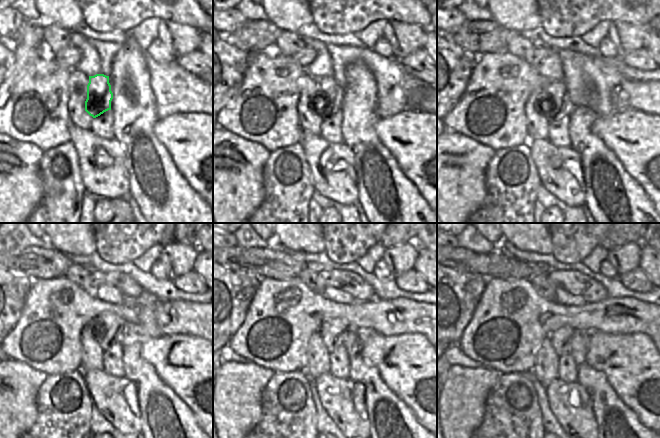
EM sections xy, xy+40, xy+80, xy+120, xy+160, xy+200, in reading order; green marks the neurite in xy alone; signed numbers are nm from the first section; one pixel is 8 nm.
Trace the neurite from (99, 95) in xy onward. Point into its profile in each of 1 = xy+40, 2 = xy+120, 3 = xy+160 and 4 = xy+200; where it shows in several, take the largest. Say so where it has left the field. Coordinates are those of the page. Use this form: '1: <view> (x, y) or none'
1: xy+40 (326, 101)
2: xy+120 (106, 328)
3: xy+160 (332, 332)
4: xy+200 (560, 339)

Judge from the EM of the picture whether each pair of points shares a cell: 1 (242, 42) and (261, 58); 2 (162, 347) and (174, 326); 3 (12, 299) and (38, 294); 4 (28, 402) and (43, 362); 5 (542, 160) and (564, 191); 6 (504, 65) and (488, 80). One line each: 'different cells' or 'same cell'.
1: different cells
2: different cells
3: different cells
4: different cells
5: same cell
6: same cell

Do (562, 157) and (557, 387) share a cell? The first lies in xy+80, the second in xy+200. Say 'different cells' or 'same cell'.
same cell

